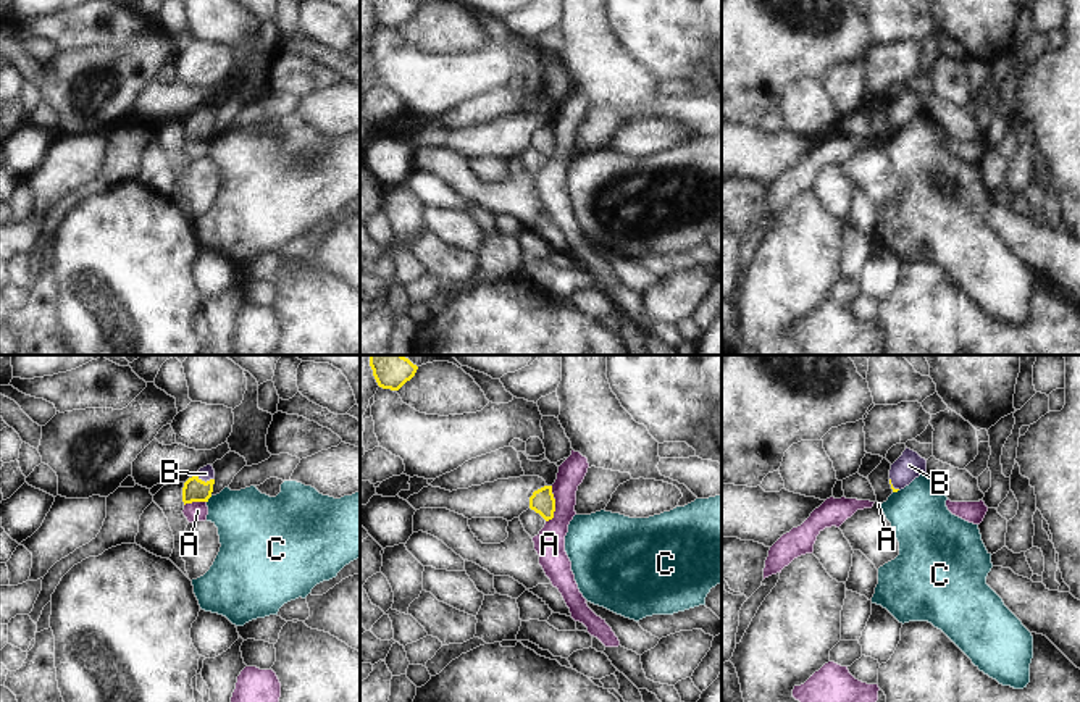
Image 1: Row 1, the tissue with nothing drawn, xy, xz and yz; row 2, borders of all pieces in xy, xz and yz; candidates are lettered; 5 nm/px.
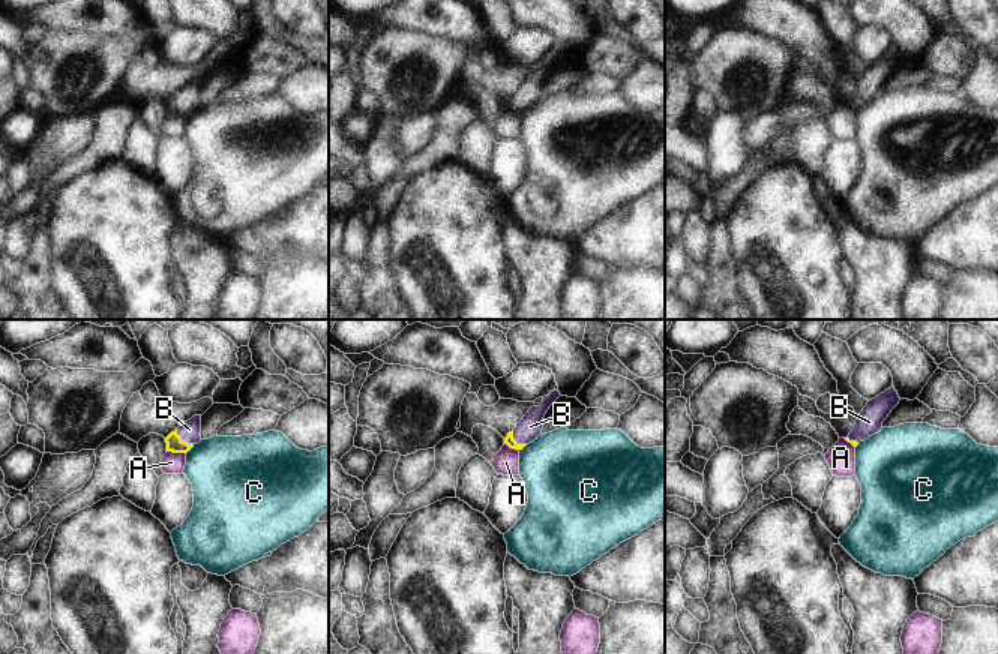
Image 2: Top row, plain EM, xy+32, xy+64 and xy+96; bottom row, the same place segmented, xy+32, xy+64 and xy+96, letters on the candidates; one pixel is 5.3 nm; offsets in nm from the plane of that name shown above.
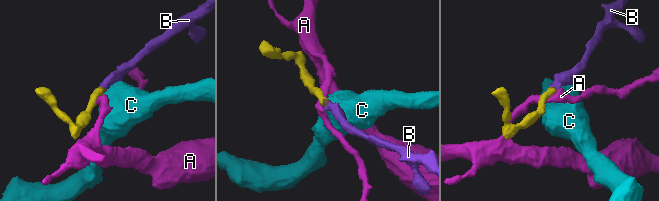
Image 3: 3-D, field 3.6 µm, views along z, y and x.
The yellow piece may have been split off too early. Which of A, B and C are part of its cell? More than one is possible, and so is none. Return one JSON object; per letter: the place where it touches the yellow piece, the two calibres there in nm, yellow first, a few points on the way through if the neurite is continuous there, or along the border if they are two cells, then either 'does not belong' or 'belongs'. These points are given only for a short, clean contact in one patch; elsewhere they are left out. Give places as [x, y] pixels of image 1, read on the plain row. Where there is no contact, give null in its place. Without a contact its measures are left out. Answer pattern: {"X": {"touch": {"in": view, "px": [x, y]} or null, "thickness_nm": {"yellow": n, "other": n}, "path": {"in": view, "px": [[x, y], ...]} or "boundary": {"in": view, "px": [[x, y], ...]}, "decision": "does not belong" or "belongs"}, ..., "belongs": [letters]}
{"A": {"touch": {"in": "xz", "px": [554, 144]}, "thickness_nm": {"yellow": 120, "other": 150}, "boundary": {"in": "xz", "px": [[551, 125], [554, 149], [552, 155], [546, 160]]}, "decision": "does not belong"}, "B": {"touch": {"in": "xy", "px": [204, 120]}, "thickness_nm": {"yellow": 120, "other": 70}, "path": {"in": "xy", "px": [[194, 128], [204, 120], [205, 112]]}, "decision": "belongs"}, "C": {"touch": {"in": "xy", "px": [209, 136]}, "thickness_nm": {"yellow": 120, "other": 340}, "boundary": {"in": "xy", "px": [[212, 134], [207, 141]]}, "decision": "does not belong"}, "belongs": ["B"]}

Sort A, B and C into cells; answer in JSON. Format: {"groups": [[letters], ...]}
{"groups": [["A"], ["B"], ["C"]]}

